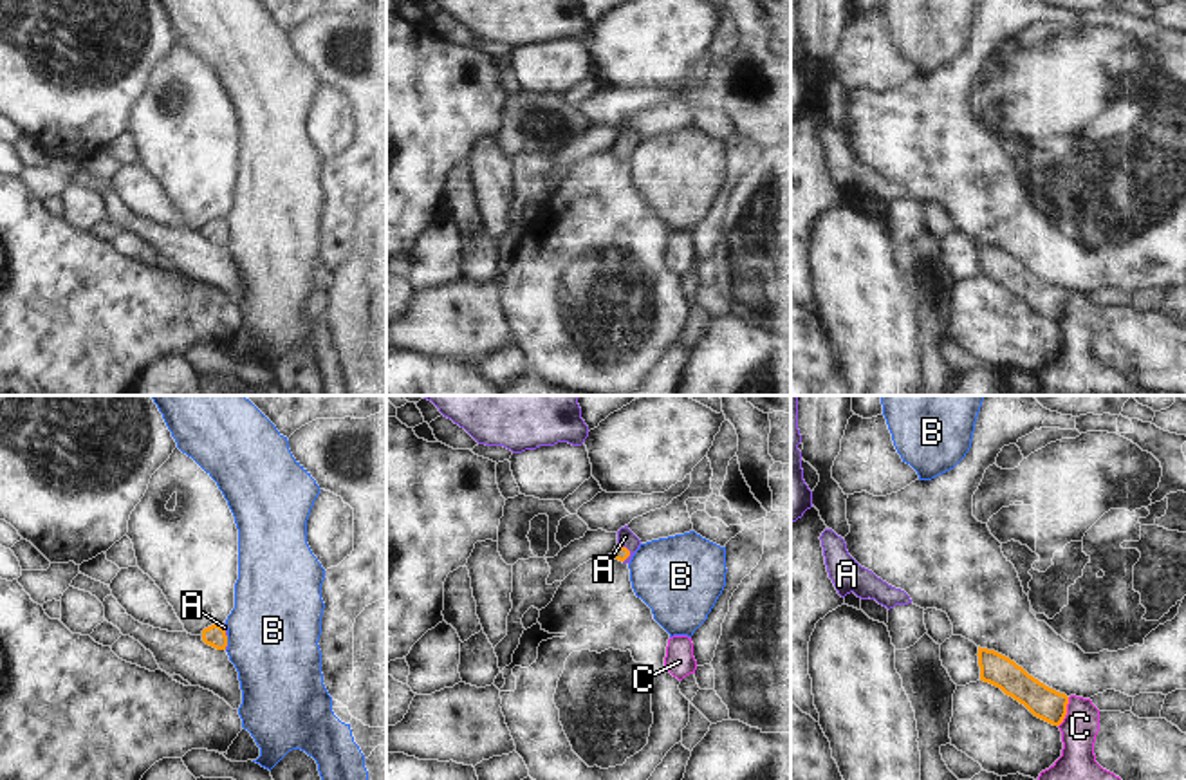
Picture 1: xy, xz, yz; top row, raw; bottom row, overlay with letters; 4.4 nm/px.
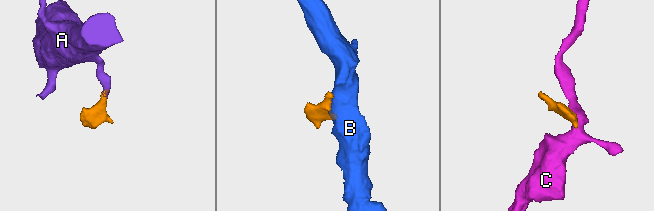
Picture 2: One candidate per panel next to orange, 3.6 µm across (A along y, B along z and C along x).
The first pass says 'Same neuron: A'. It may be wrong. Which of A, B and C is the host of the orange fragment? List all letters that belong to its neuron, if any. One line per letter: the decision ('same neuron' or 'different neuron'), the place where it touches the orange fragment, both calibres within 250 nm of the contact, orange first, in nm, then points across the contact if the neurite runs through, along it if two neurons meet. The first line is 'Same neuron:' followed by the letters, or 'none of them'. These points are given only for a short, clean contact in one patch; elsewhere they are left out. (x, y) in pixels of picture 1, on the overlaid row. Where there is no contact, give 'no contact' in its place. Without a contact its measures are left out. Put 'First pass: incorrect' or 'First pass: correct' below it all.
Same neuron: A
A: same neuron; meets orange in xz at (629, 551); 60 nm thick on the orange side, 80 nm on the other; runs through xz (620, 553), (629, 551), (625, 537)
B: different neuron; meets orange in xy at (226, 641); 100 nm thick on the orange side, 400 nm on the other
C: different neuron; meets orange in yz at (1065, 712); 140 nm thick on the orange side, 160 nm on the other; border along yz (1069, 697), (1065, 717), (1058, 726)
First pass: correct

